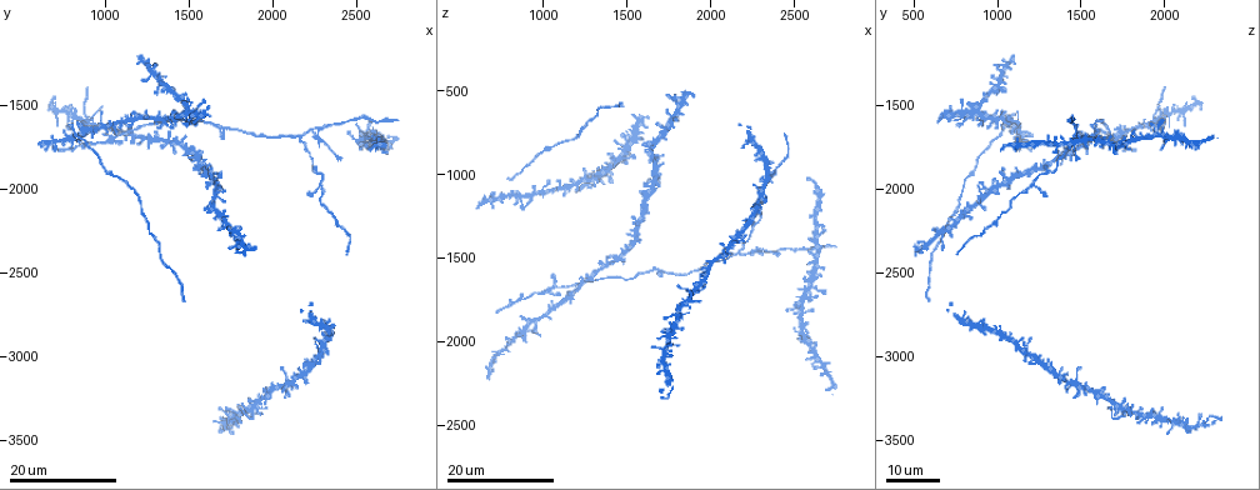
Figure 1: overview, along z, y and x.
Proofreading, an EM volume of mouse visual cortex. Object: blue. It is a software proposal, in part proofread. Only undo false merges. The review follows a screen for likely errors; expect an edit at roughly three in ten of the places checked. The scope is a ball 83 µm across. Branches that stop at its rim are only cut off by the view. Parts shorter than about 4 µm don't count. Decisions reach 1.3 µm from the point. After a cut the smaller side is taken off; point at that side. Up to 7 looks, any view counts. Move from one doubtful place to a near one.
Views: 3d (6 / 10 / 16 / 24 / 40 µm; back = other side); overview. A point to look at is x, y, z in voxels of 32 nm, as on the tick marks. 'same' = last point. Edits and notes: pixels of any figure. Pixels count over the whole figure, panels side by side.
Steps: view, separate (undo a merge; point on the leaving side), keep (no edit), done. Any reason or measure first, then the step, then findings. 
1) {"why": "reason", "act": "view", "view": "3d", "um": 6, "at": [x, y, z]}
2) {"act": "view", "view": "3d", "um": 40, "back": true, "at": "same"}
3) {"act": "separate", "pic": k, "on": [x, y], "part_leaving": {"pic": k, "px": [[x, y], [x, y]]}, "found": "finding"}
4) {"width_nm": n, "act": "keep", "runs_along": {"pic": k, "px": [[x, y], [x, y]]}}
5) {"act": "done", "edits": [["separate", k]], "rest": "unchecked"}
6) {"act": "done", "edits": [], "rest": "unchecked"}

{"why": "calibre changes", "act": "view", "view": "3d", "um": 16, "at": [1020, 1900, 860]}

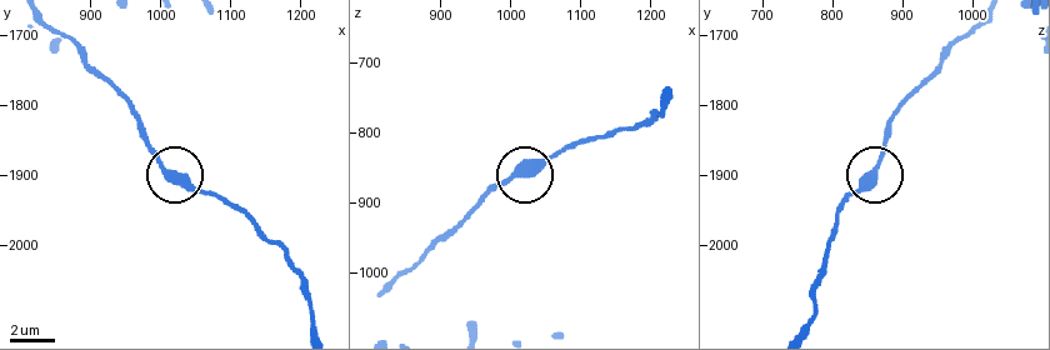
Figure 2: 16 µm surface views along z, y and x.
{"why": "closer look", "act": "view", "view": "3d", "um": 10, "at": [1005, 1890, 860]}

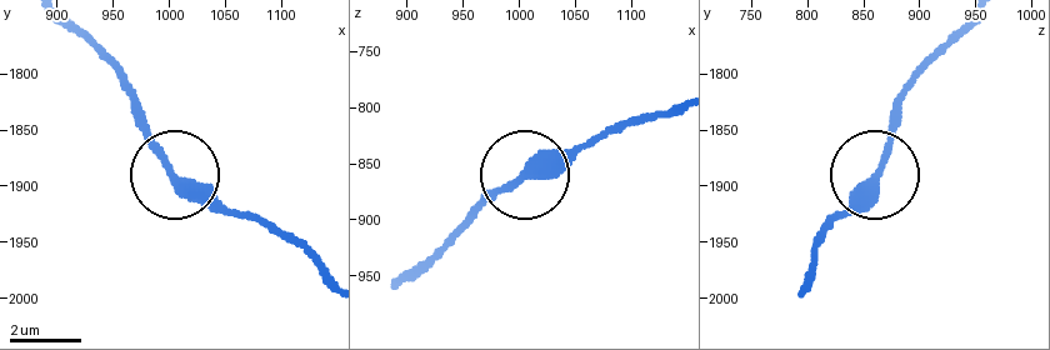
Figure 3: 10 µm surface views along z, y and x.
{"act": "keep", "runs_along": {"pic": 3, "px": [[671, 106], [555, 150], [486, 199]]}, "found": "all the same neuron"}

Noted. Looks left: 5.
{"why": "three arms meet", "act": "view", "view": "3d", "um": 16, "at": [2280, 1660, 1480]}

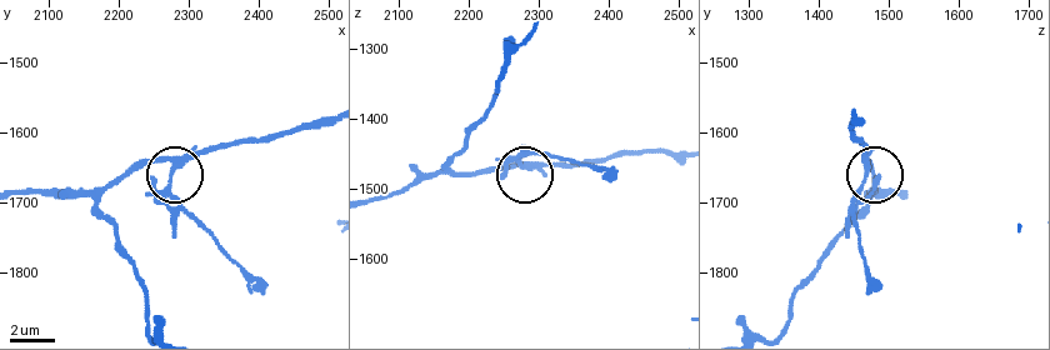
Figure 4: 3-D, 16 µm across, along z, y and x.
{"why": "zoom in", "act": "view", "view": "3d", "um": 6, "at": [2280, 1655, 1465]}

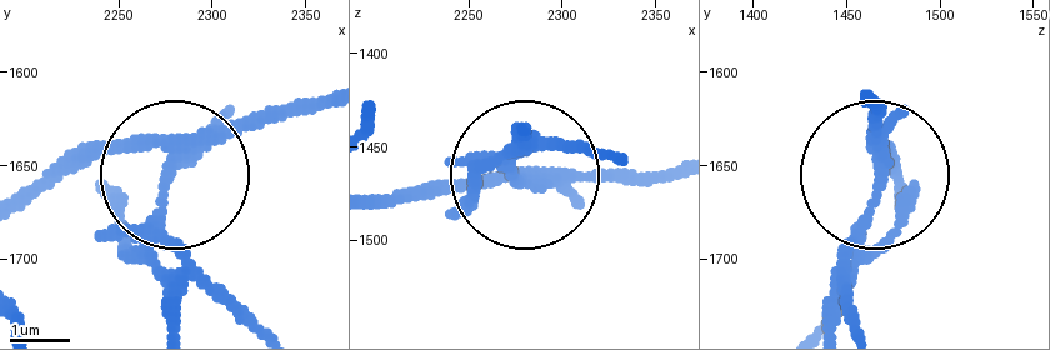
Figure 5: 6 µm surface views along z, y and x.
{"arms": 3, "act": "separate", "pic": 5, "on": [149, 225], "part_leaving": {"pic": 5, "px": [[189, 151], [160, 206], [165, 236], [249, 325]]}, "found": "a second neuron is stuck on"}

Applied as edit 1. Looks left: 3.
{"why": "four or more arms meet", "act": "view", "view": "3d", "um": 24, "at": [2620, 1720, 1520]}

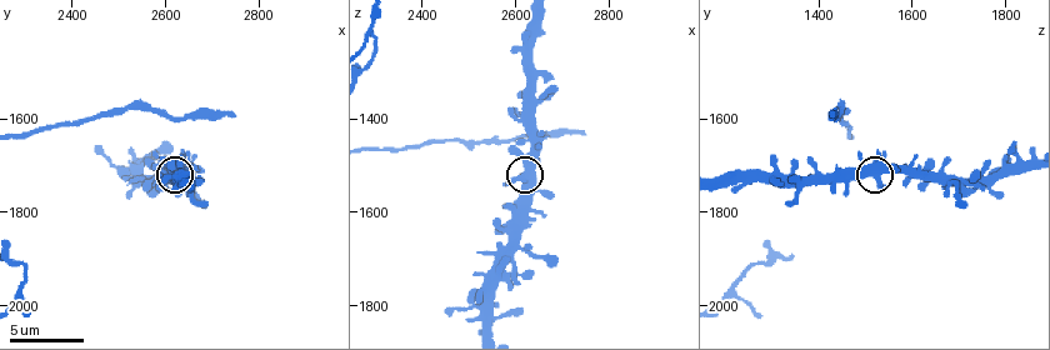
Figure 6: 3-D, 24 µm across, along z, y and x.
{"act": "view", "view": "3d", "um": 6, "at": [2625, 1720, 1510]}

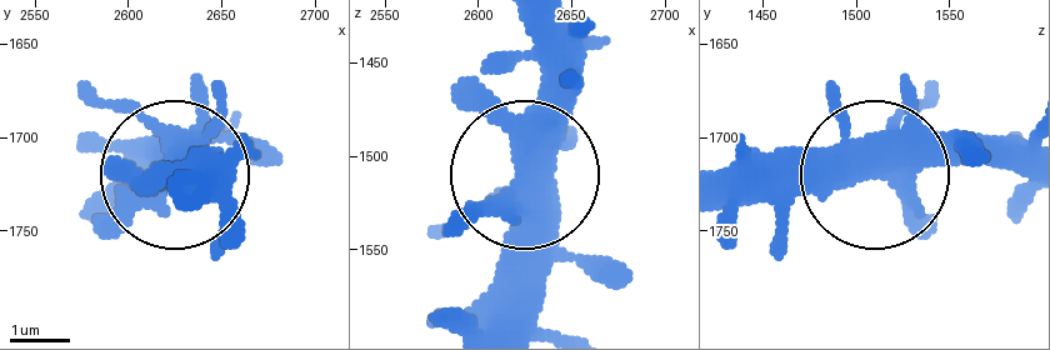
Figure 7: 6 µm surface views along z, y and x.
{"width_nm": 480, "act": "keep", "found": "one neuron here"}

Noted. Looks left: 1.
{"act": "done", "edits": [["separate", 5]], "rest": "unchecked"}

